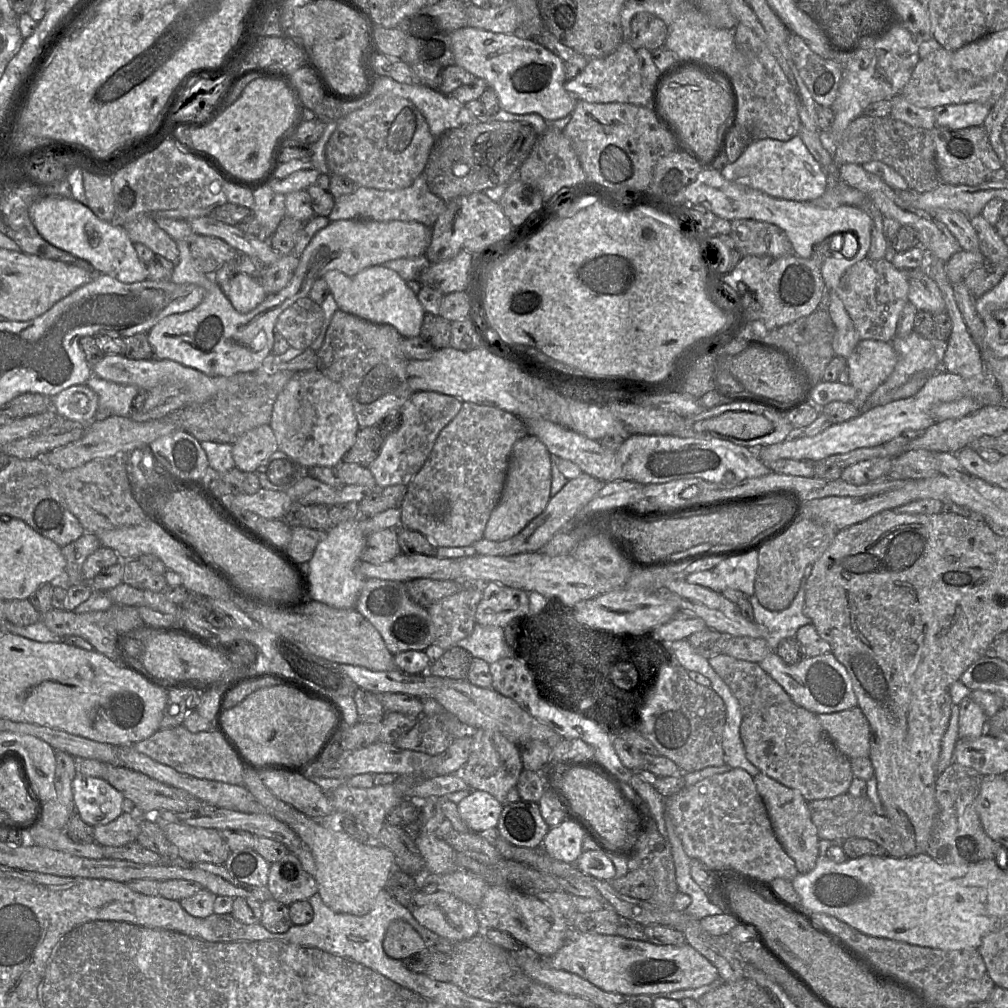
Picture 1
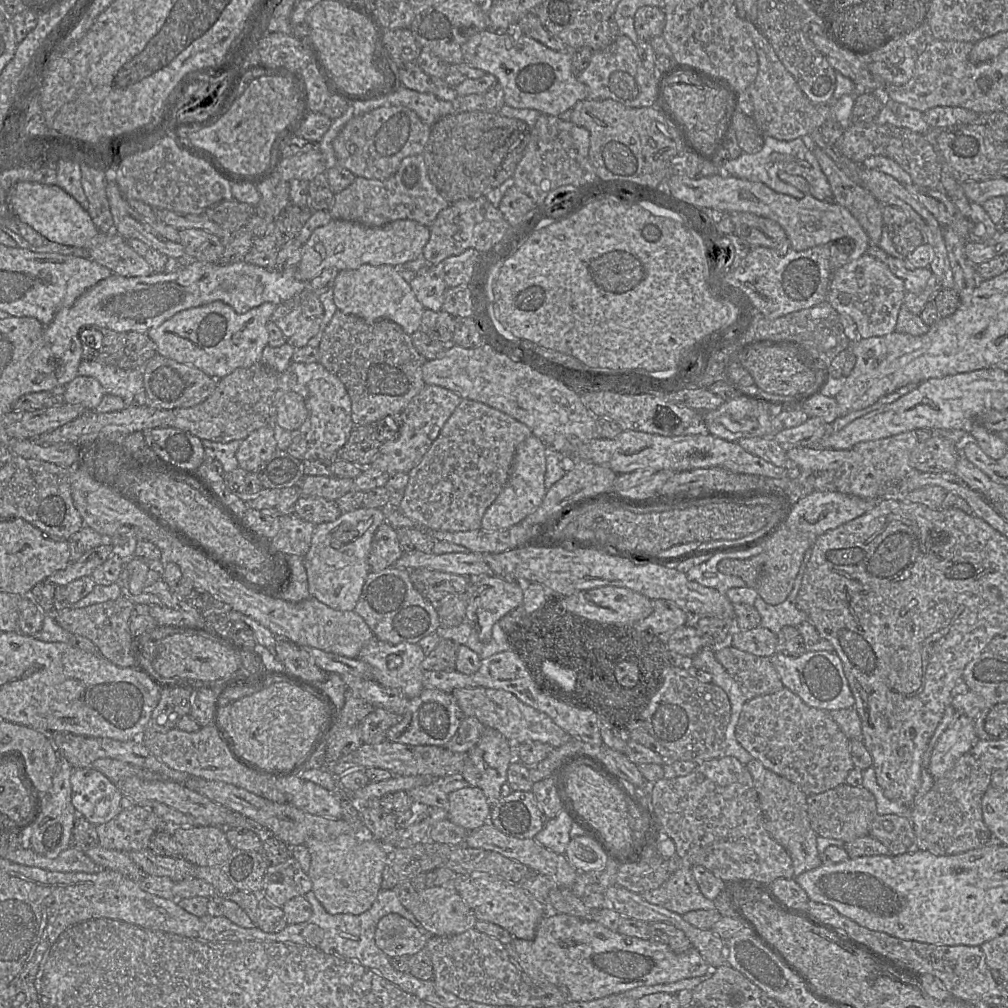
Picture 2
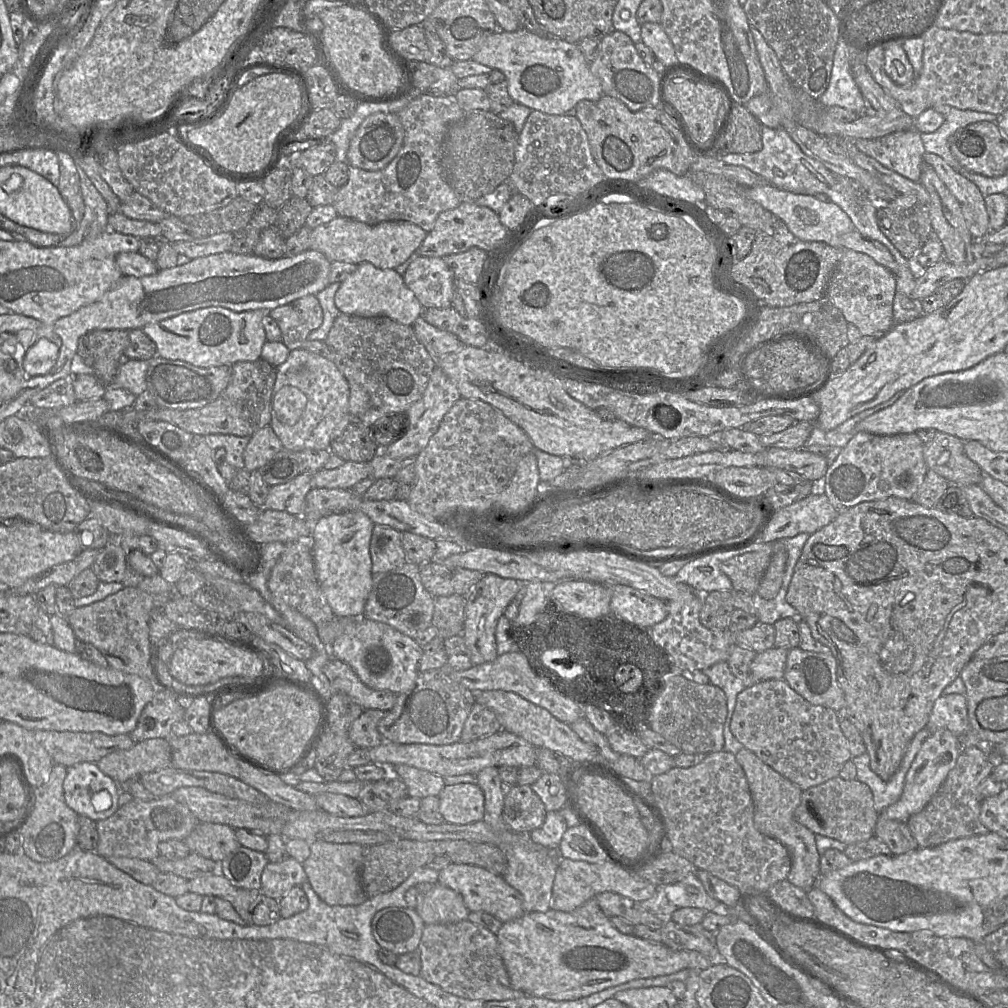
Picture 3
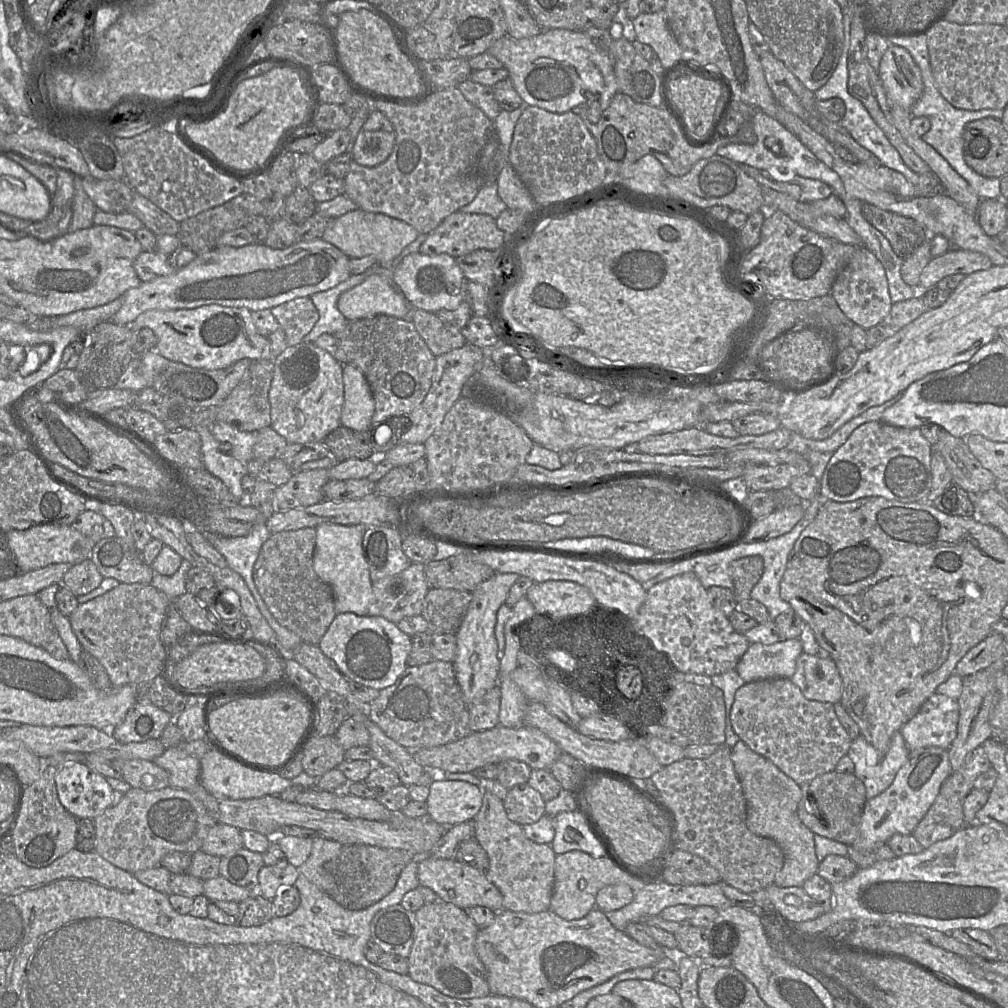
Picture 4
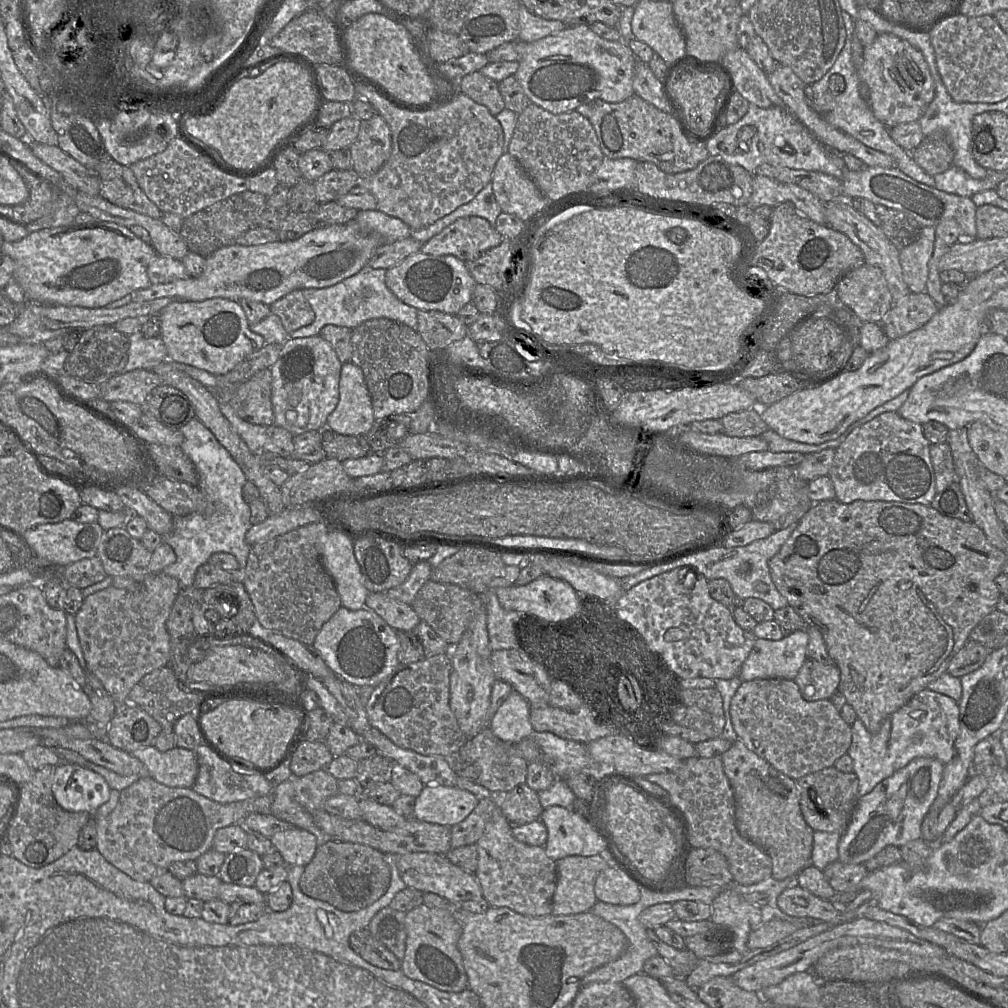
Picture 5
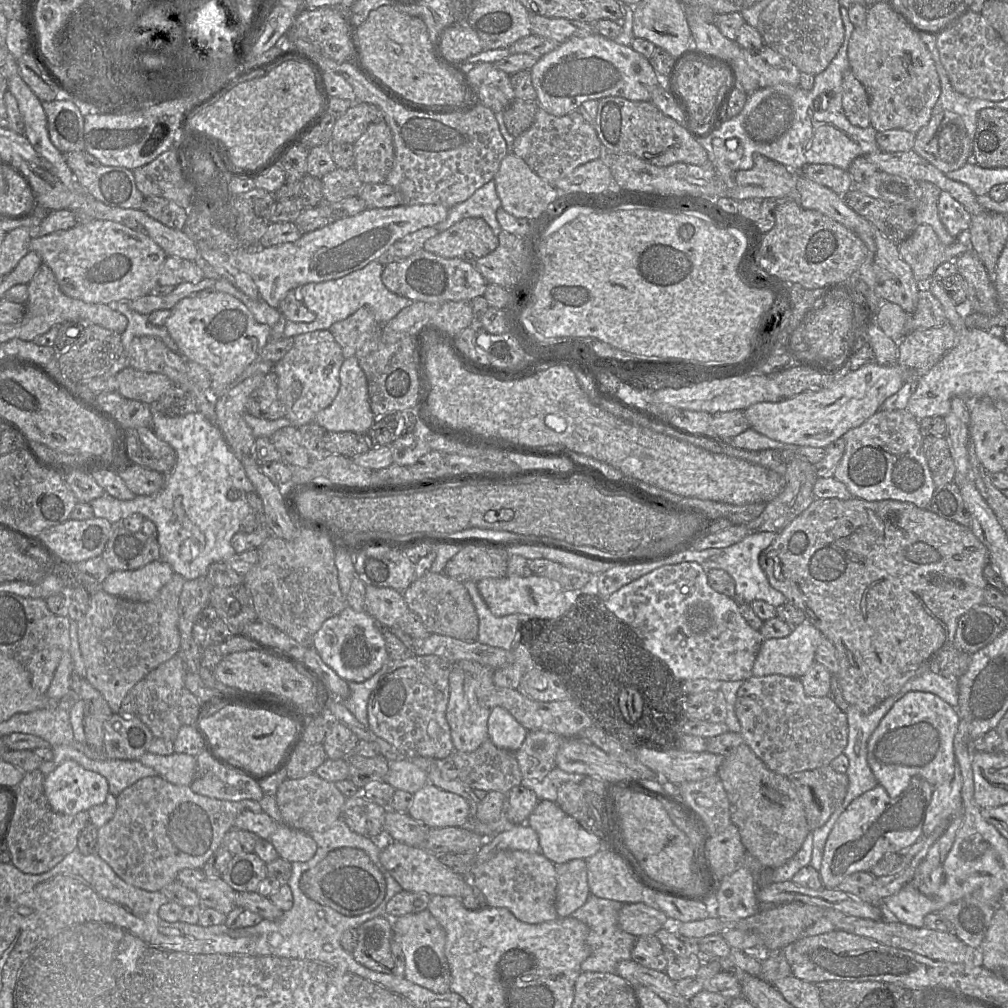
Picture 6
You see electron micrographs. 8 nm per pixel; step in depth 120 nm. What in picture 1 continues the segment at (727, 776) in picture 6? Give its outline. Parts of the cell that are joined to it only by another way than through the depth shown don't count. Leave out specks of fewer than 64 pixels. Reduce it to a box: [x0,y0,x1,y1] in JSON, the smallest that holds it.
[754,772,819,873]

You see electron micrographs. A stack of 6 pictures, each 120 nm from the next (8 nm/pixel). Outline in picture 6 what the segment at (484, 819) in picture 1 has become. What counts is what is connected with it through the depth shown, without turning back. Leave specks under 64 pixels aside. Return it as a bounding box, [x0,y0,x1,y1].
[407,782,469,829]

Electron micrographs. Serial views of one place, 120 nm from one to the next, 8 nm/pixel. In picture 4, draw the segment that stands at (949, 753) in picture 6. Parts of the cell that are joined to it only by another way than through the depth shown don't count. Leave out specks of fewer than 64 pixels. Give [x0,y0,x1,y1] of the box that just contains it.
[899,693,958,752]

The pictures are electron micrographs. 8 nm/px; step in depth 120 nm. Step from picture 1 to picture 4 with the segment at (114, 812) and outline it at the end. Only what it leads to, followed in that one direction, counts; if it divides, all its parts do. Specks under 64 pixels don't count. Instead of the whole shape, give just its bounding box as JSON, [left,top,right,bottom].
[55,763,113,819]

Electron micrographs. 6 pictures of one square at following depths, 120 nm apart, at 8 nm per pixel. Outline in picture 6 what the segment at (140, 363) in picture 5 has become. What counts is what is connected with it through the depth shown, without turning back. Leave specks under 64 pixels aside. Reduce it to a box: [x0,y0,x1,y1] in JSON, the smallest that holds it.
[108,301,177,355]

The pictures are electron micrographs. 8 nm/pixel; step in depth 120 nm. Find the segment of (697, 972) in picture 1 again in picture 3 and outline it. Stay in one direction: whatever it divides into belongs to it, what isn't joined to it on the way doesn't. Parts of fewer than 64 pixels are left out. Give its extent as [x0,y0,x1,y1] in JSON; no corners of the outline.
[496,898,720,1001]

